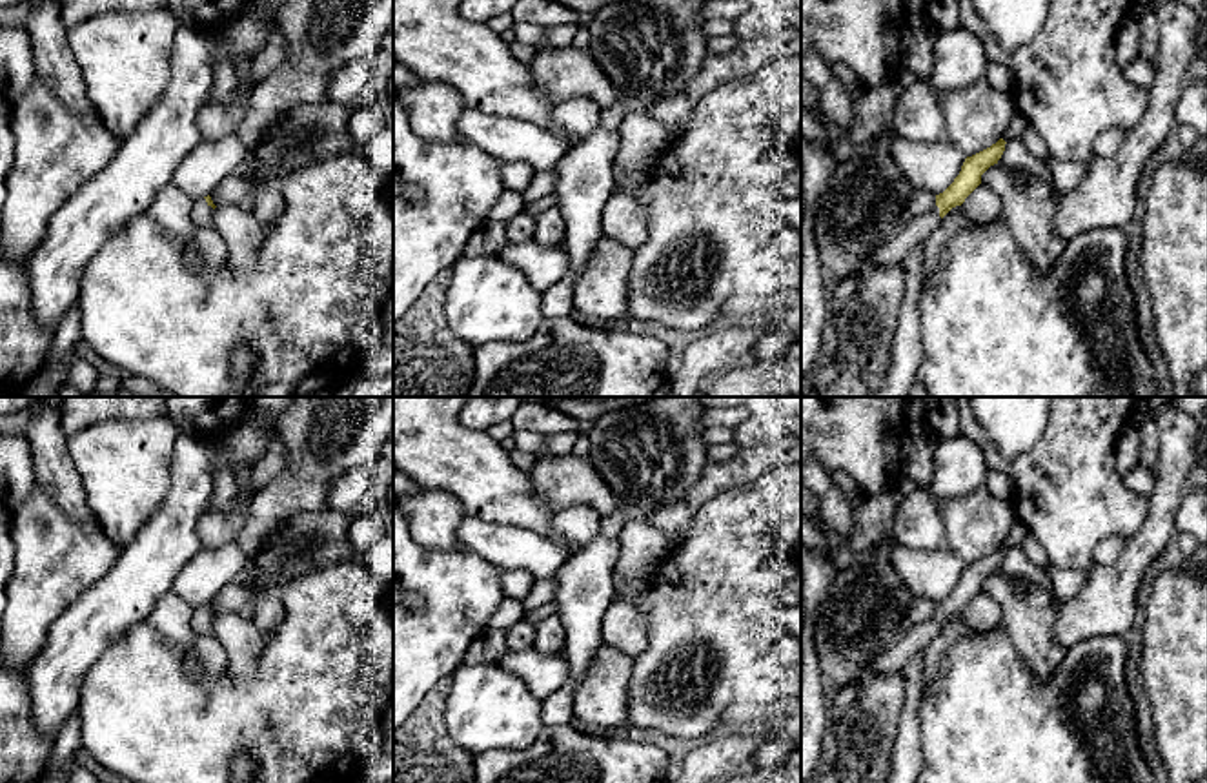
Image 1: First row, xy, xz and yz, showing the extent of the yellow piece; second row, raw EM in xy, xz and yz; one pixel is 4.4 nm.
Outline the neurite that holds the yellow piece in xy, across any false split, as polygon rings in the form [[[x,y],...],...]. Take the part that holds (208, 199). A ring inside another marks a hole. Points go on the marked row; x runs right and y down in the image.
[[[204,197],[204,198],[198,198],[195,200],[195,206],[193,206],[193,211],[191,211],[191,217],[193,217],[193,222],[197,226],[209,226],[213,228],[213,211],[215,211],[215,204],[211,200],[211,197]]]

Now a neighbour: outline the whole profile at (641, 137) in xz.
[[[641,107],[628,111],[619,127],[619,153],[614,160],[615,182],[659,158],[668,144],[670,137],[663,122]]]

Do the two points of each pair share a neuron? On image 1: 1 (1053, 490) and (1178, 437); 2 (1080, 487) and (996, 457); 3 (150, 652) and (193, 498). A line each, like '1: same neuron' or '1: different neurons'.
1: different neurons
2: same neuron
3: different neurons

